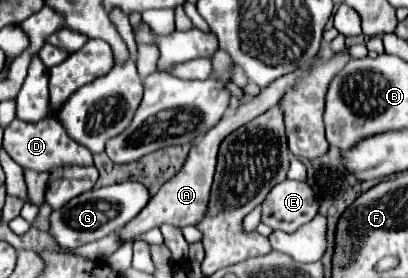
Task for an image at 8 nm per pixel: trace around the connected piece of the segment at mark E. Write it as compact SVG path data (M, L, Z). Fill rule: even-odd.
M283 180L263 202L263 224L273 230L295 232L299 226L315 218L319 202L307 182Z

